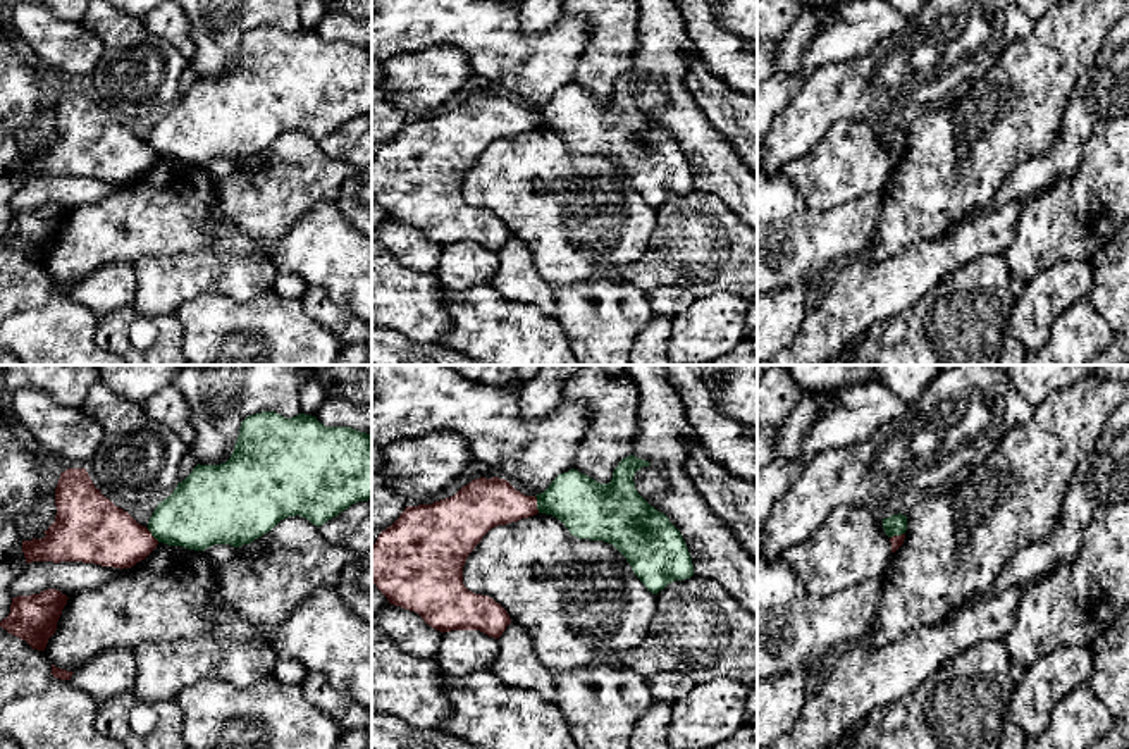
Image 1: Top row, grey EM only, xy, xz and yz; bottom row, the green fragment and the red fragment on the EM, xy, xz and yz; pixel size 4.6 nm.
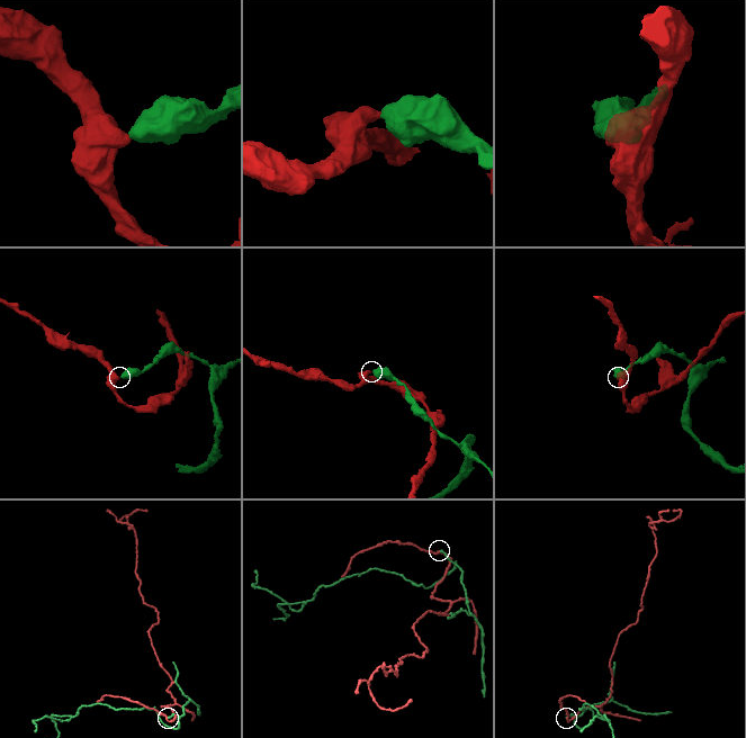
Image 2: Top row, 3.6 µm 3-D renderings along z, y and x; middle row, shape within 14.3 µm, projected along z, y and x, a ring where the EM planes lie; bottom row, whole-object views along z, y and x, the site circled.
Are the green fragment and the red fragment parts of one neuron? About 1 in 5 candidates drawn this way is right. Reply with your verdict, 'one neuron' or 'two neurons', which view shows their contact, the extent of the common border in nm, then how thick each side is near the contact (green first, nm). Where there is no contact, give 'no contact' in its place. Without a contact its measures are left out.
two neurons; meets green in xz; contact 80 nm long; 280 nm thick on the green side, 240 nm on the other

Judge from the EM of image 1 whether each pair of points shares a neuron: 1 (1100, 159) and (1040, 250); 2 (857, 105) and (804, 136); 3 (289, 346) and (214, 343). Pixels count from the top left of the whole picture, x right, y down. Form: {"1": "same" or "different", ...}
{"1": "same", "2": "same", "3": "same"}

